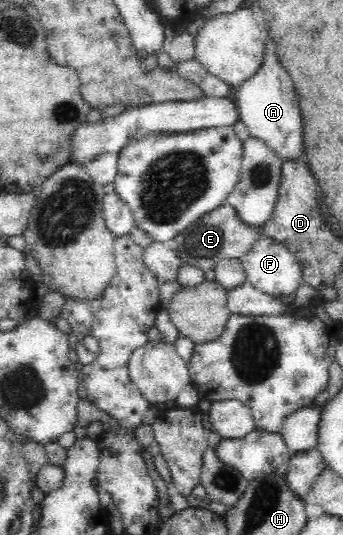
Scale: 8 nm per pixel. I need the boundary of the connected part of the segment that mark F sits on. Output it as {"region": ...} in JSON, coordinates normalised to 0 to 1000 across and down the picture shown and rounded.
{"region":[[[761,439],[732,460],[720,475],[697,484],[717,510],[717,523],[755,544],[793,551],[819,561],[845,563],[857,544],[883,529],[875,492],[831,460],[808,449]]]}

